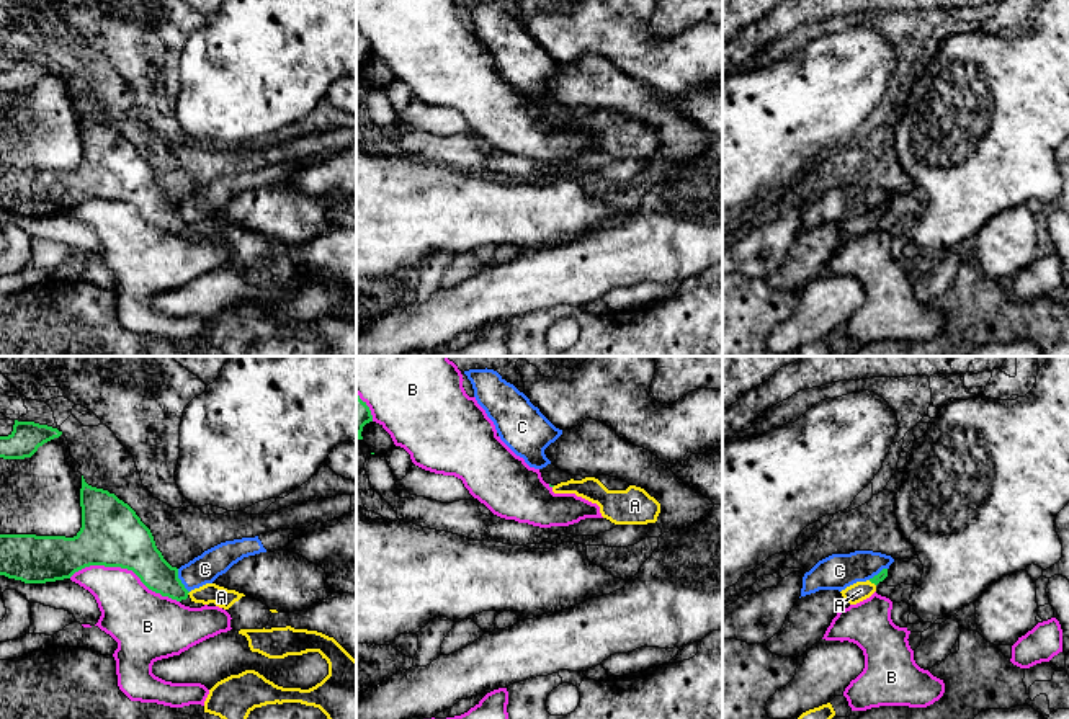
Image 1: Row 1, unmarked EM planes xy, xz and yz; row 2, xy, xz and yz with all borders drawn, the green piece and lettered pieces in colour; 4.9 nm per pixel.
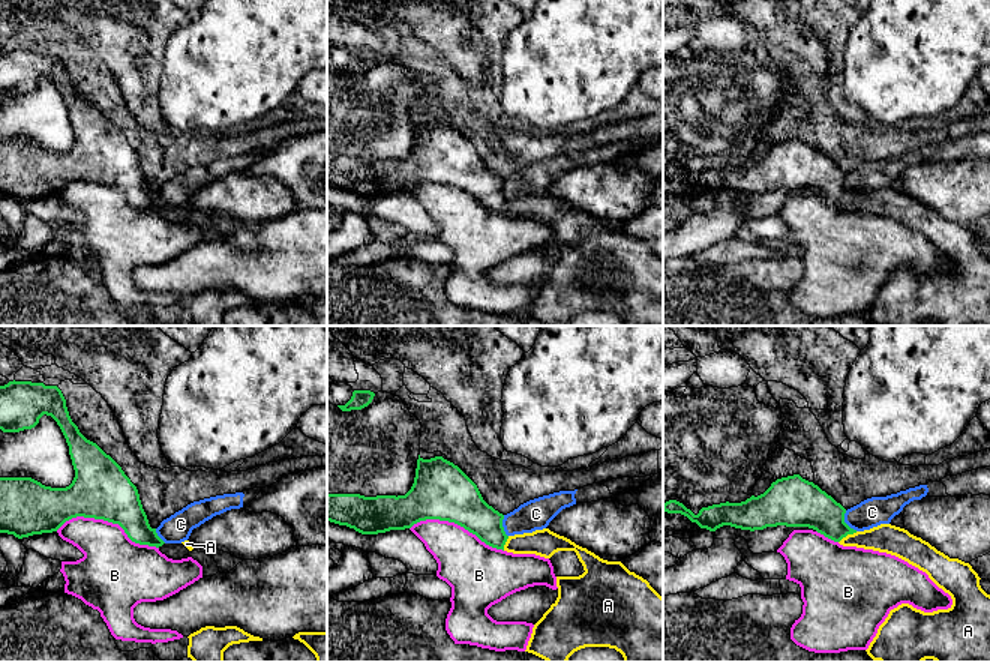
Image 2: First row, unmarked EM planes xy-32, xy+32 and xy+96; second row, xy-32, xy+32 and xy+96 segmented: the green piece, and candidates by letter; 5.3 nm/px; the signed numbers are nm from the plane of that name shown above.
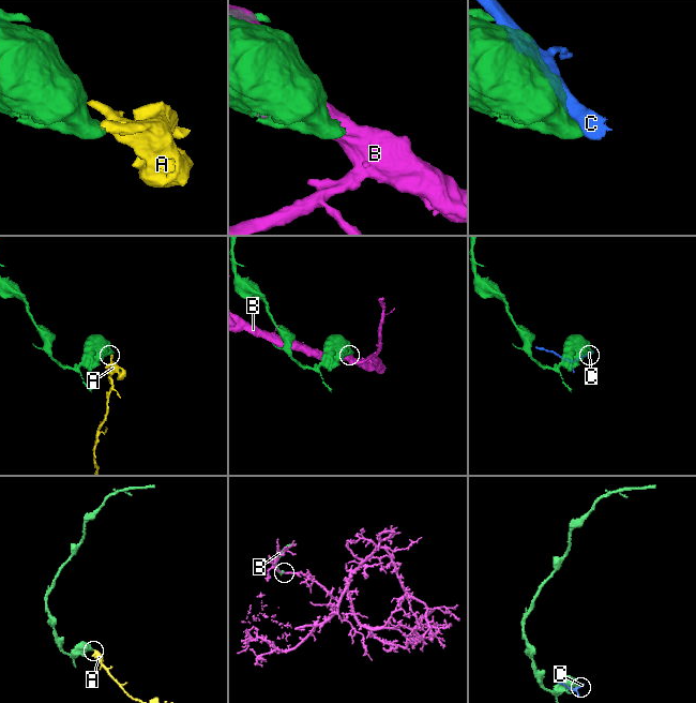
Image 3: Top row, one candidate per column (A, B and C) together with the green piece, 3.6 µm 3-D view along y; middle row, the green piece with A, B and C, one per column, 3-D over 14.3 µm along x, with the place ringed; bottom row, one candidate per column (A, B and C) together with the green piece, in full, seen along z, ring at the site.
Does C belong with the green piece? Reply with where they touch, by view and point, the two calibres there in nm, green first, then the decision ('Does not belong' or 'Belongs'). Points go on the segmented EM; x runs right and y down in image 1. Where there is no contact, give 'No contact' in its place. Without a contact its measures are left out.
Touches green at xy (180, 580). Thickness 190 nm (green) against 140 nm. Does not belong

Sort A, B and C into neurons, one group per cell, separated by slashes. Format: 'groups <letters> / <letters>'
groups A / B / C

